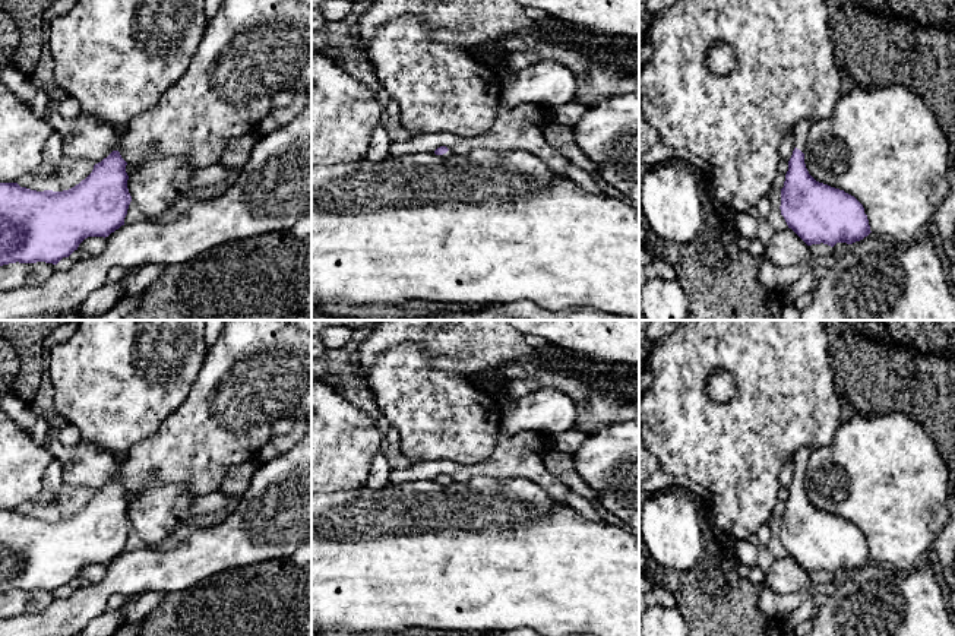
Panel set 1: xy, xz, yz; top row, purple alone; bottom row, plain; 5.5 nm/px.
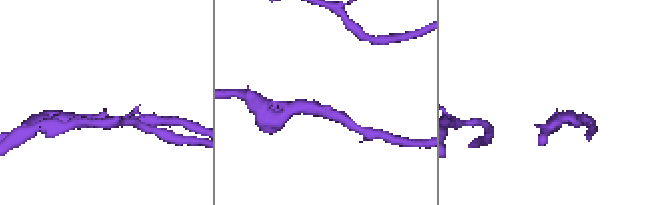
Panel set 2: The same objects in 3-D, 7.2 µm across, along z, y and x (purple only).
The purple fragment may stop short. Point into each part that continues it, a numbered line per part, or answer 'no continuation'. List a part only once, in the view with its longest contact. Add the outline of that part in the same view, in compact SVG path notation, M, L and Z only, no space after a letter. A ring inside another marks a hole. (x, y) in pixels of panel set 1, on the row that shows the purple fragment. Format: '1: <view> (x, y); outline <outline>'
no continuation

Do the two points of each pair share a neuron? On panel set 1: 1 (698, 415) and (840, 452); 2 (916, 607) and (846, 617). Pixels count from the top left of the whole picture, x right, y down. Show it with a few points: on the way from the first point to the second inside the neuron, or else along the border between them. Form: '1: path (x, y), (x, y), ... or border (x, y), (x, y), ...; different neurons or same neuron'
1: border (841, 421), (834, 437), (813, 449); different neurons
2: path (898, 617), (863, 617); same neuron

